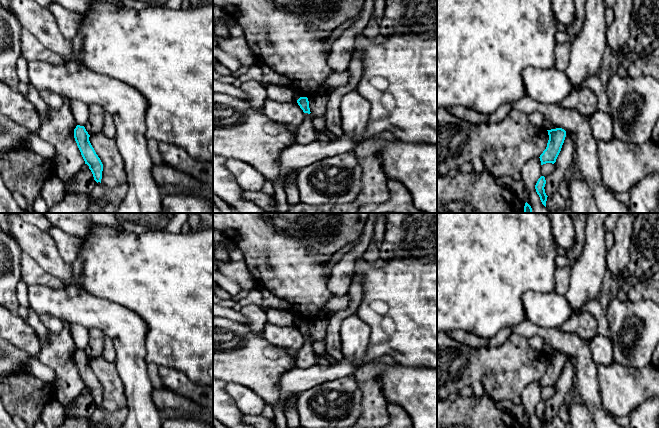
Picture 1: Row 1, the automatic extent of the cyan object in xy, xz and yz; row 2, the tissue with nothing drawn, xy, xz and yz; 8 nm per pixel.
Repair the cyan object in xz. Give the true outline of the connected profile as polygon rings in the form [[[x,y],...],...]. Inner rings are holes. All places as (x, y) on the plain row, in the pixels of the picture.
[[[300,321],[297,324],[298,329],[300,330],[300,332],[303,334],[304,337],[308,337],[310,338],[310,332],[309,332],[309,325],[307,321]]]

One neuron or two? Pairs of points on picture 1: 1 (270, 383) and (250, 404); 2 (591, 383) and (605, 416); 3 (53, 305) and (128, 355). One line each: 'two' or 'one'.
1: two
2: one
3: one

